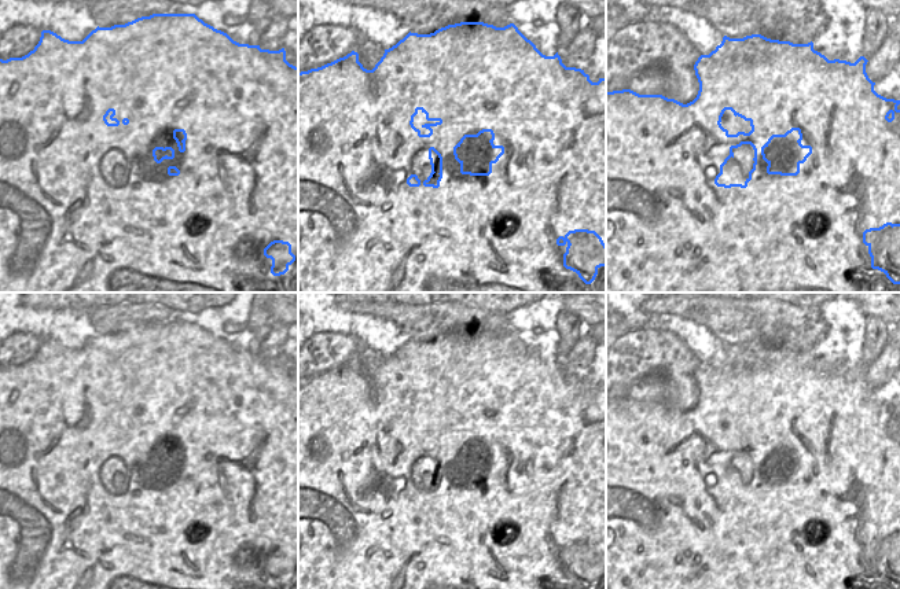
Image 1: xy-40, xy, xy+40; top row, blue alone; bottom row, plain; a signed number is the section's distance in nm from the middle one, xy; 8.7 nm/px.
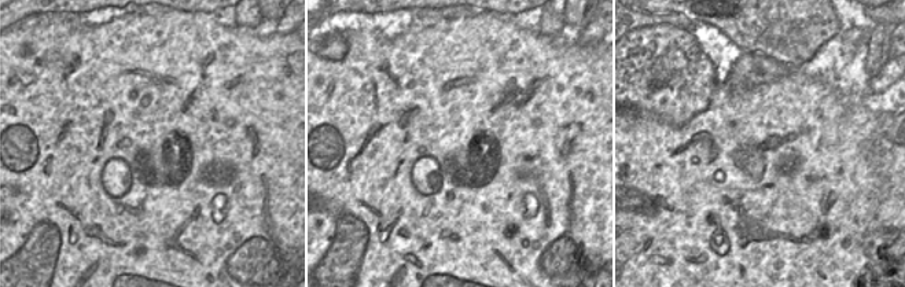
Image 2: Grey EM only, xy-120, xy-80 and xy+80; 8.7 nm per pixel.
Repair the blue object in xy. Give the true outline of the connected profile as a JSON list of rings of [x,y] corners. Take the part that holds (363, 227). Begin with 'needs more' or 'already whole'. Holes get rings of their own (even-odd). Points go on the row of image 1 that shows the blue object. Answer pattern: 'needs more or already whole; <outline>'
already whole; [[[460,22],[448,25],[430,34],[408,33],[403,40],[389,49],[372,70],[367,70],[359,62],[359,54],[352,51],[344,58],[327,63],[317,69],[298,73],[298,292],[606,292],[606,262],[595,266],[595,273],[587,281],[580,270],[566,265],[566,255],[572,246],[567,236],[576,232],[594,233],[606,250],[606,78],[592,82],[589,76],[581,69],[566,67],[558,52],[554,56],[543,55],[536,45],[528,40],[514,23],[504,27],[496,27],[484,22]],[[418,111],[426,114],[427,124],[422,125],[430,130],[422,135],[414,126],[414,117]],[[489,132],[492,148],[500,148],[502,152],[495,161],[489,162],[488,173],[471,173],[463,170],[463,161],[458,158],[456,148],[460,147],[466,137],[478,137]],[[431,152],[440,158],[440,177],[437,184],[430,184],[434,163]]]

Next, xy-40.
already whole; [[[153,14],[153,15],[150,15],[150,16],[142,16],[142,18],[137,18],[137,19],[135,19],[135,21],[132,21],[132,22],[128,22],[128,23],[125,23],[125,25],[114,25],[114,26],[111,26],[111,27],[99,27],[99,26],[98,26],[98,27],[96,27],[96,29],[95,29],[95,30],[92,30],[92,32],[91,32],[91,33],[89,33],[89,34],[88,34],[88,36],[87,36],[87,37],[85,37],[85,38],[84,38],[84,40],[82,40],[82,41],[69,41],[69,40],[65,40],[65,38],[62,38],[62,37],[60,37],[60,36],[58,36],[58,34],[56,34],[56,33],[54,33],[54,32],[51,32],[51,30],[43,30],[43,32],[41,32],[41,37],[40,37],[40,41],[38,41],[38,44],[37,44],[37,45],[36,45],[36,47],[34,47],[34,49],[33,49],[33,51],[30,51],[30,52],[29,52],[29,54],[27,54],[27,55],[25,55],[25,56],[22,56],[22,58],[10,58],[10,59],[7,59],[7,60],[3,60],[3,59],[0,59],[0,292],[298,292],[298,67],[295,67],[295,66],[293,66],[293,65],[290,65],[290,63],[289,63],[289,62],[287,62],[287,60],[286,60],[286,51],[284,51],[284,48],[282,48],[282,49],[279,49],[279,51],[269,51],[269,49],[261,49],[261,48],[260,48],[260,45],[249,45],[249,44],[239,44],[239,43],[236,43],[236,41],[234,41],[234,40],[232,40],[232,38],[231,38],[231,37],[229,37],[229,36],[228,36],[228,34],[227,34],[227,33],[224,33],[224,32],[221,32],[221,30],[217,30],[217,29],[214,29],[214,27],[213,27],[213,26],[210,26],[210,25],[207,25],[207,23],[205,23],[205,22],[203,22],[203,21],[202,21],[202,19],[199,19],[199,18],[198,18],[198,16],[196,16],[196,15],[195,15],[195,14]],[[275,243],[282,243],[282,244],[287,244],[287,246],[289,246],[289,254],[290,254],[290,255],[291,255],[291,257],[293,257],[293,259],[291,259],[291,261],[290,261],[290,262],[287,262],[287,264],[286,264],[286,269],[284,269],[284,270],[283,270],[283,272],[279,272],[279,273],[275,273],[275,272],[273,272],[273,268],[275,268],[275,258],[273,258],[273,257],[272,257],[272,255],[268,255],[268,254],[267,254],[267,250],[268,250],[268,249],[269,249],[269,247],[271,247],[271,246],[272,246],[272,244],[275,244]]]

